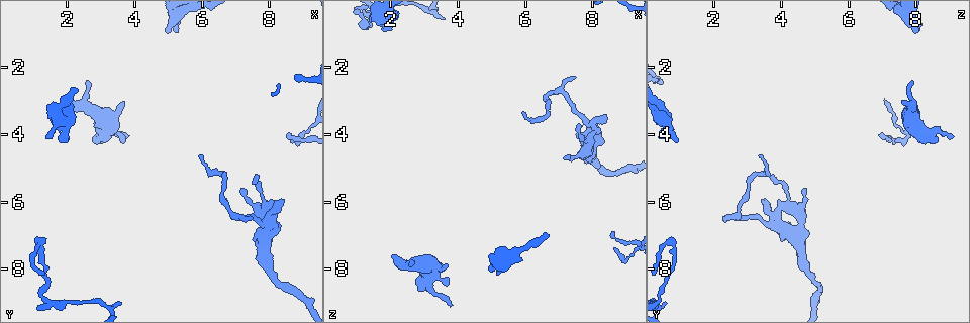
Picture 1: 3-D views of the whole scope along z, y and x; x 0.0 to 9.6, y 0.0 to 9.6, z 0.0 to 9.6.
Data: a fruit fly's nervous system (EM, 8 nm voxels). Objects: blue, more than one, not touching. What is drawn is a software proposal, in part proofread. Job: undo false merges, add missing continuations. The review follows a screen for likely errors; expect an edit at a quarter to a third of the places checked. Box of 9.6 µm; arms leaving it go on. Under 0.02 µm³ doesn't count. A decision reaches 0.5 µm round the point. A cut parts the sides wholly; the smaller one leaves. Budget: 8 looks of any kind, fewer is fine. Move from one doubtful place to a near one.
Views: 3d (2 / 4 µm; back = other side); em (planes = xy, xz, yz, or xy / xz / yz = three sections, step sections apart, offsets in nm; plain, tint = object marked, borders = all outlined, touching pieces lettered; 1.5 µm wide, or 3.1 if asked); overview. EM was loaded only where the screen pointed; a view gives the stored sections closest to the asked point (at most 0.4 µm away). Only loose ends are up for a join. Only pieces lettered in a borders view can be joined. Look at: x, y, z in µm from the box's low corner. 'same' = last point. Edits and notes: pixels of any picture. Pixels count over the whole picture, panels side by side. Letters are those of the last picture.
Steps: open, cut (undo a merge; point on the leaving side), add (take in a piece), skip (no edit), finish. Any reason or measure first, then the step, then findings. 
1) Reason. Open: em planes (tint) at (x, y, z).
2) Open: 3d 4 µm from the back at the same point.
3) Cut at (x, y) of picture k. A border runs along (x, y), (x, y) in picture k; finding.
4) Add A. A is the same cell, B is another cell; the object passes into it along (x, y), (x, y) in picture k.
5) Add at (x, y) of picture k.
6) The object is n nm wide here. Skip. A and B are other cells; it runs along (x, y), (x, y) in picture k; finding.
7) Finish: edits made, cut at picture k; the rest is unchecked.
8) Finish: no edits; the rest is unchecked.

Free end. Open: 3d 4 µm at (2.10, 3.00, 7.65).

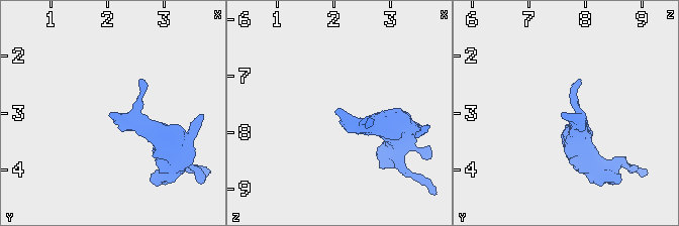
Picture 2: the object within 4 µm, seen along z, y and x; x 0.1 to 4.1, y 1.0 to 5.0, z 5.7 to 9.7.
Open: em planes (borders) at (2.10, 3.00, 7.60).

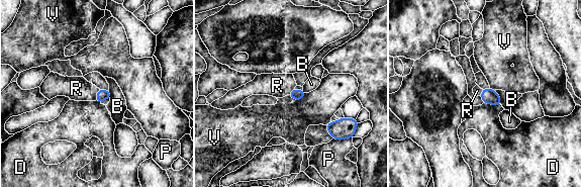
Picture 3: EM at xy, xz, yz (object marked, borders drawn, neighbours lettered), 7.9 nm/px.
Add R. R is the same cell, B, D, P and V are other cells; the neuron continues.

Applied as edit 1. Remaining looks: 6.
See it whole again. Open: overview.

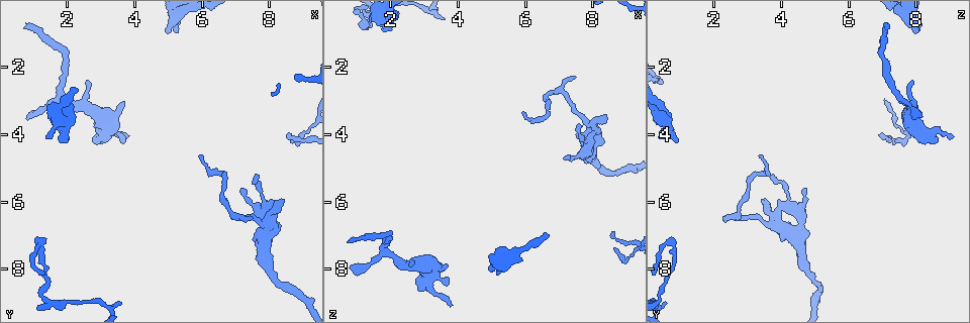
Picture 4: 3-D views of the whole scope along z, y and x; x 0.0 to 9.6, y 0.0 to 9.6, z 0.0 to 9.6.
Branch stops here. Open: 3d 2 µm at (2.90, 4.30, 8.65).

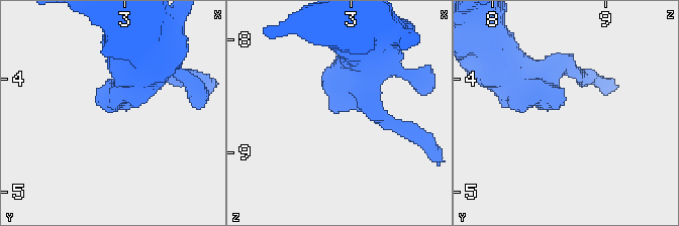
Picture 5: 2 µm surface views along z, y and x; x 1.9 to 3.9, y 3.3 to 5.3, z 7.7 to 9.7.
Need the tissue. Open: em planes (borders) at (2.84, 4.26, 8.62).

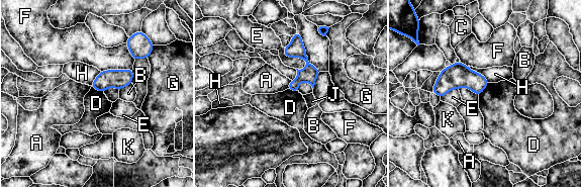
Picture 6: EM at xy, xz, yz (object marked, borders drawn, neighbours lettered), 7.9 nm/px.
Skip. A, B, C, D, E, F, G, H, J and K are other cells; it runs along (297, 35), (307, 71), (295, 89) in picture 6; no lettered piece goes on from it.

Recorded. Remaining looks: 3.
Tapers out. Open: em xz step 8 (tint) at (0.75, 0.85, 7.10).

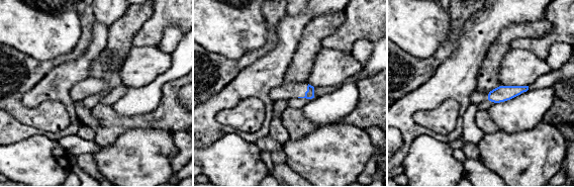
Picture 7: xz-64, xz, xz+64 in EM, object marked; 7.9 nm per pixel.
What lies round it. Open: em xz step 8 (borders) at the same point.

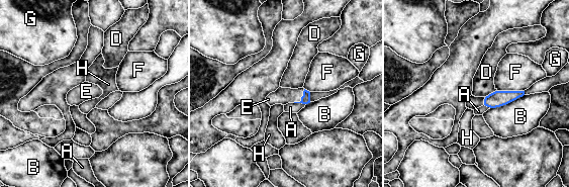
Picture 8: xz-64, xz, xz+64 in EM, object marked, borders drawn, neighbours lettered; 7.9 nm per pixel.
Add E. E is the same cell, A, B, D, F, G and H are other cells; the object passes into it along (305, 99), (301, 98), (283, 96) in picture 8; it goes on there.

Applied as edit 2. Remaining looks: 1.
Finish: edits made, add at picture 3, add at picture 8; the rest is unchecked.

